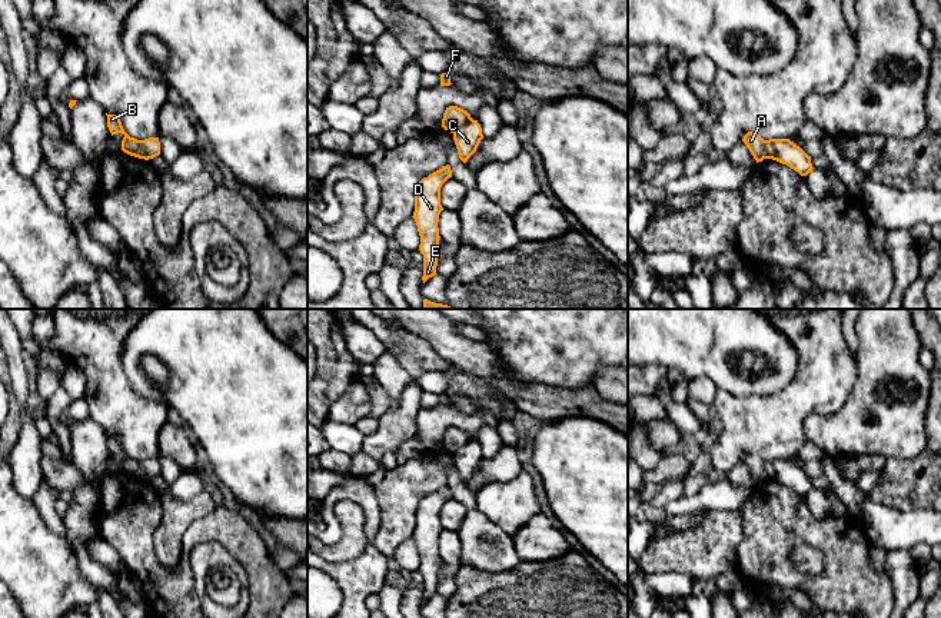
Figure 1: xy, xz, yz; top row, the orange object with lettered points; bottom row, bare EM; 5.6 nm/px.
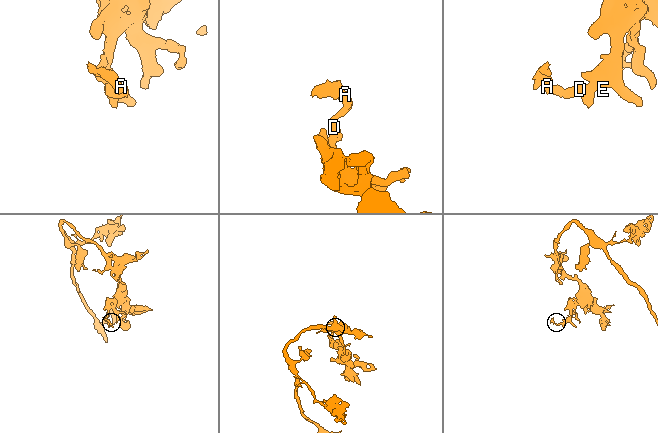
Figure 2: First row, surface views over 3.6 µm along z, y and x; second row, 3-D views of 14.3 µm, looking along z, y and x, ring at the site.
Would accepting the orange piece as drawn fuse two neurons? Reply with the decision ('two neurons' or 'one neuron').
two neurons

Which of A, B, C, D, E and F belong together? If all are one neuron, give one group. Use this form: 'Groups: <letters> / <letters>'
Groups: A B F / C D E

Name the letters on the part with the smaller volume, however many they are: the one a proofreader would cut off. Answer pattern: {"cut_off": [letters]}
{"cut_off": ["A", "B", "F"]}

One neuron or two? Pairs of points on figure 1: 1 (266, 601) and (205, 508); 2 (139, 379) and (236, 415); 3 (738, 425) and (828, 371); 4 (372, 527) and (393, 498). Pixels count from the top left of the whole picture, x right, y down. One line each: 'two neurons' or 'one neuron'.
1: two neurons
2: one neuron
3: one neuron
4: two neurons

